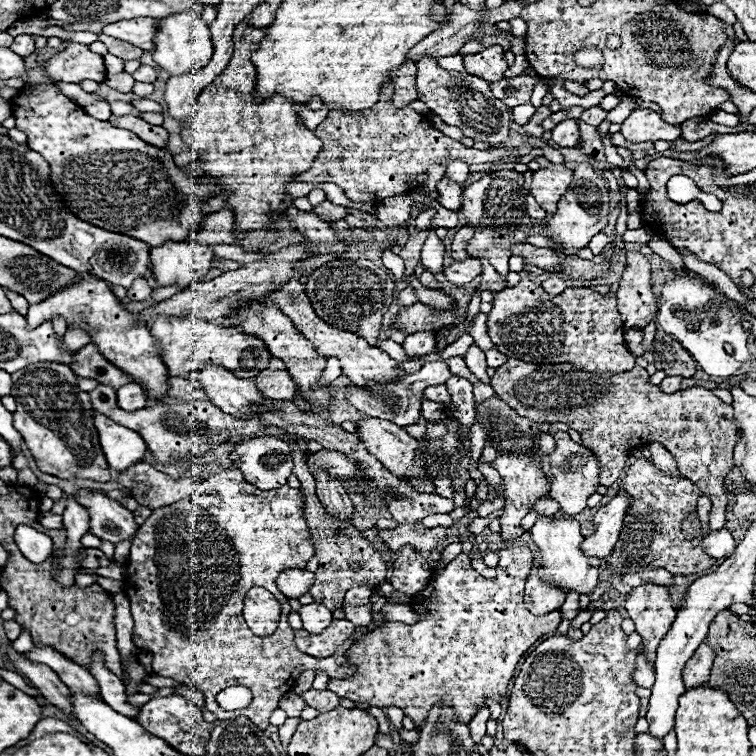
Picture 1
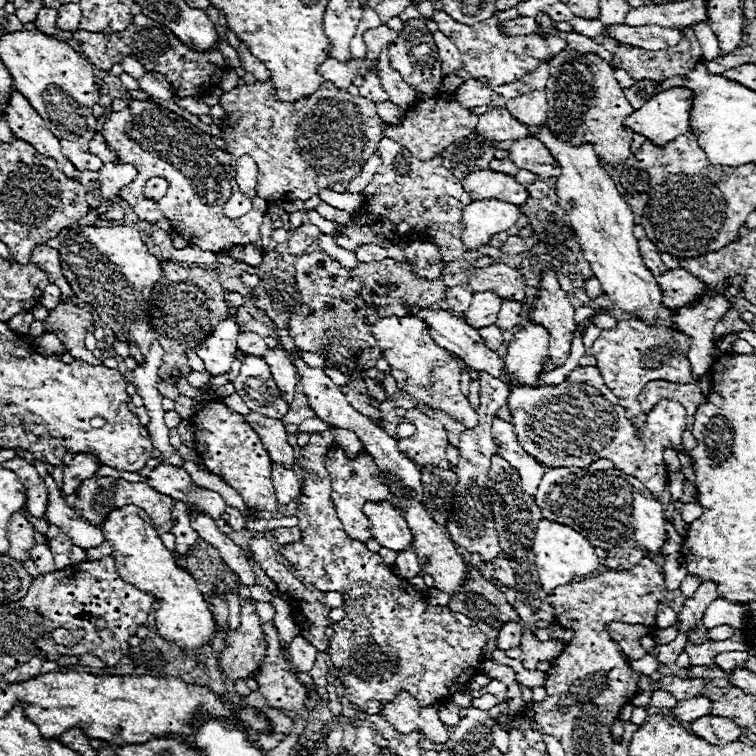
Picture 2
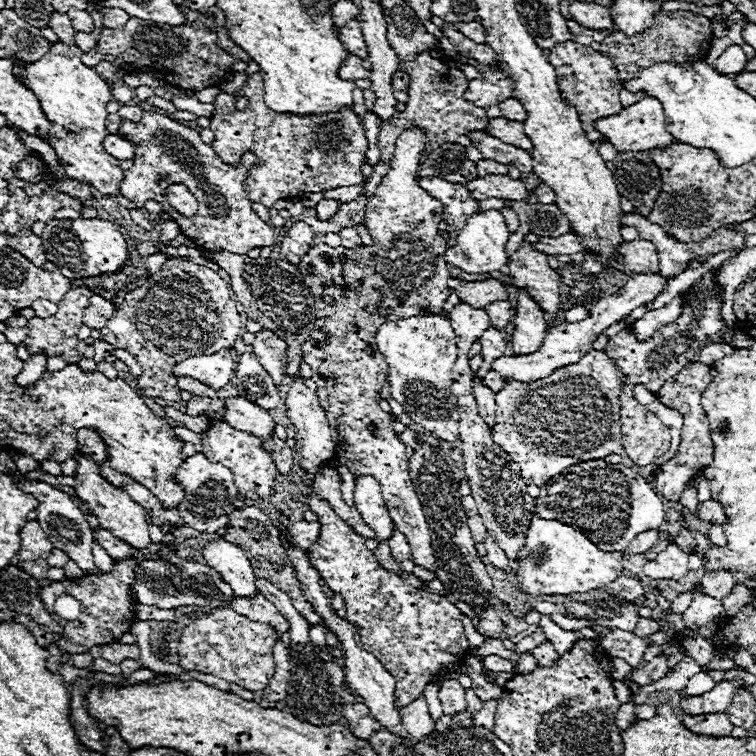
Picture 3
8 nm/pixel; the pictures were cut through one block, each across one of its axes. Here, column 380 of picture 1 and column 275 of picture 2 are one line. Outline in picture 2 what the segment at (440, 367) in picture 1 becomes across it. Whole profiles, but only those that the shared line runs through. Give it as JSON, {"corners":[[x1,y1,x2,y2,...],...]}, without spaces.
{"corners":[[244,356,234,388,246,406,258,414,282,420,288,412,288,404,282,400,282,394,270,374,270,366,258,356]]}

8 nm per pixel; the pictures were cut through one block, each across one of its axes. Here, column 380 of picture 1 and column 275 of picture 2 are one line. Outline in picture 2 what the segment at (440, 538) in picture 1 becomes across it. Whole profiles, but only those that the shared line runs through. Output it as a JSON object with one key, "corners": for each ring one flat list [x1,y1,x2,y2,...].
{"corners":[[278,528,274,530,274,538,278,544,288,544,288,542,296,542,300,538,300,530,294,528]]}

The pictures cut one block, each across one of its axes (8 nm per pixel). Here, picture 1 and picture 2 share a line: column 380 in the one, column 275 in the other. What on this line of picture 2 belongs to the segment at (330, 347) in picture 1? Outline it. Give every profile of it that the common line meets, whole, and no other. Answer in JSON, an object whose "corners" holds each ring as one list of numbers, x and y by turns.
{"corners":[[276,348,266,352,266,364,270,366,270,372,274,376,274,382,278,384,278,390,282,390,282,398,286,398,288,404,292,404,296,396,296,384,298,384,298,372,292,364,286,350]]}

